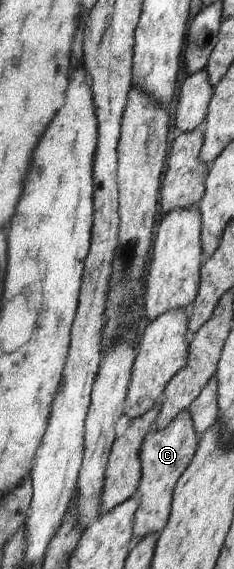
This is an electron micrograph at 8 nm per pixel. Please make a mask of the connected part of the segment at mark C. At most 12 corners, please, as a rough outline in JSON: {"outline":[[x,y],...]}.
{"outline":[[188,409],[139,451],[134,540],[163,530],[196,434]]}

